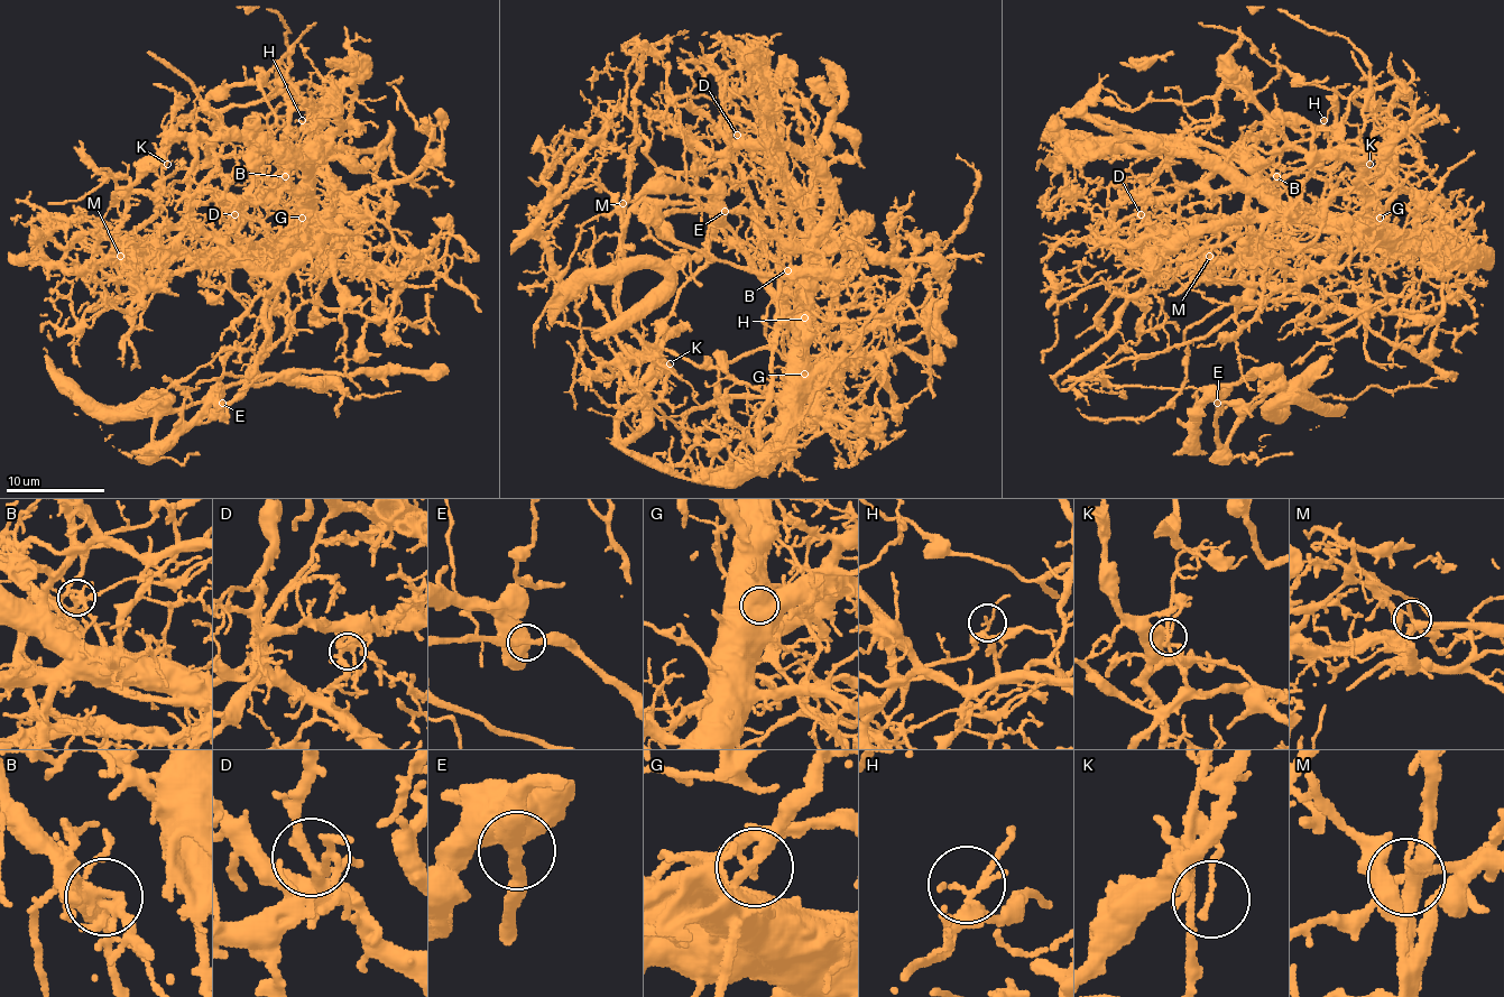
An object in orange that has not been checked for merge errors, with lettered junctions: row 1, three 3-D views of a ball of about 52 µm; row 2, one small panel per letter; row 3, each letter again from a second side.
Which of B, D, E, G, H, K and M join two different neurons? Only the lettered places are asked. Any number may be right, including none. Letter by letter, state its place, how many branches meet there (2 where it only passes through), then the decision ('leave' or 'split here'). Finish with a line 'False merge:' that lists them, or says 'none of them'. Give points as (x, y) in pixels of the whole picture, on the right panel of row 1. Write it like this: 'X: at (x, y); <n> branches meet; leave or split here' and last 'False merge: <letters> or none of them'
B: at (1276, 176); 5 branches meet; split here
D: at (1141, 214); 4 branches meet; leave
E: at (1217, 403); 3 branches meet; leave
G: at (1380, 218); 3 branches meet; split here
H: at (1323, 120); 4 branches meet; leave
K: at (1369, 164); 3 branches meet; split here
M: at (1209, 256); 4 branches meet; split here
False merge: B, G, K, M

